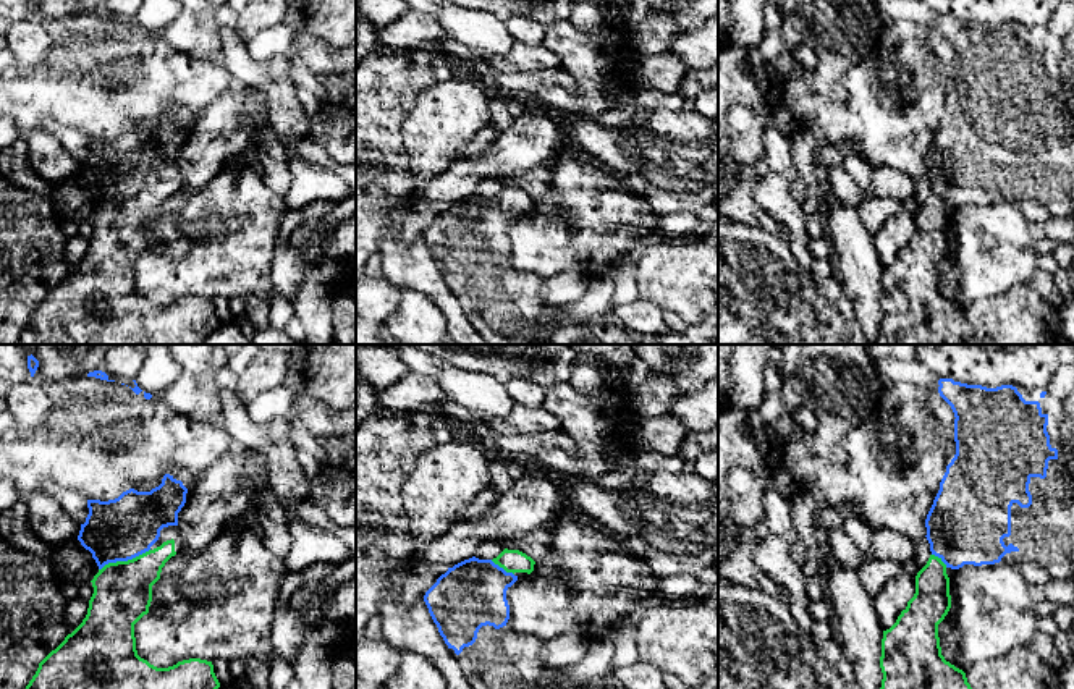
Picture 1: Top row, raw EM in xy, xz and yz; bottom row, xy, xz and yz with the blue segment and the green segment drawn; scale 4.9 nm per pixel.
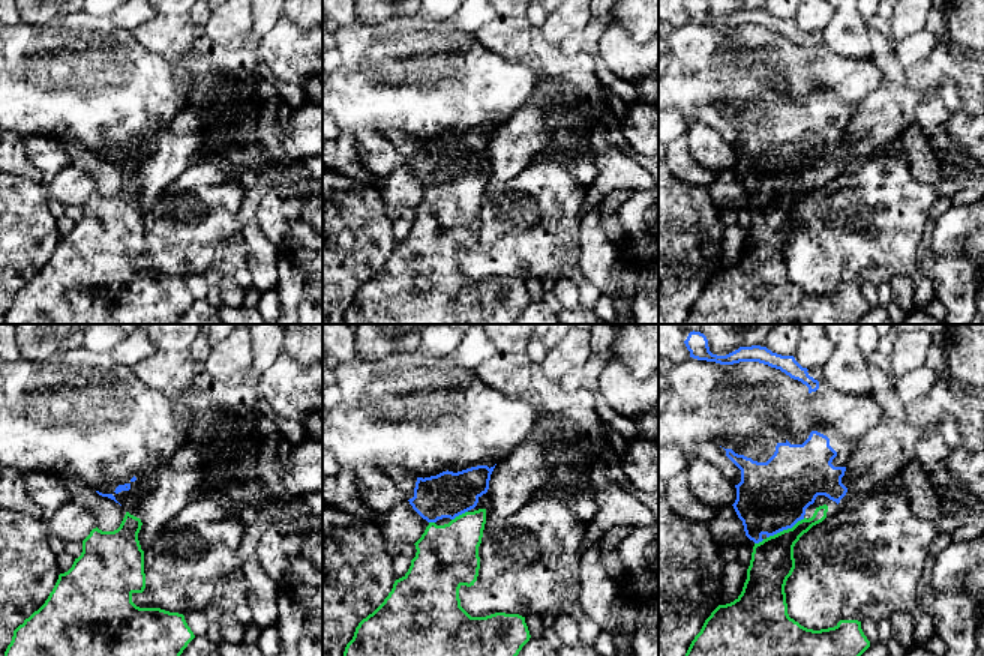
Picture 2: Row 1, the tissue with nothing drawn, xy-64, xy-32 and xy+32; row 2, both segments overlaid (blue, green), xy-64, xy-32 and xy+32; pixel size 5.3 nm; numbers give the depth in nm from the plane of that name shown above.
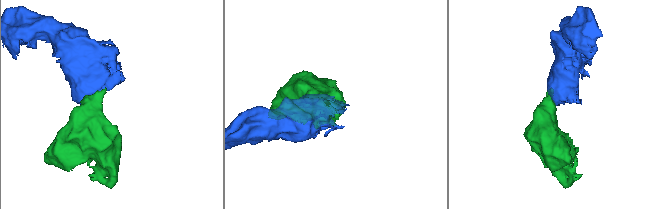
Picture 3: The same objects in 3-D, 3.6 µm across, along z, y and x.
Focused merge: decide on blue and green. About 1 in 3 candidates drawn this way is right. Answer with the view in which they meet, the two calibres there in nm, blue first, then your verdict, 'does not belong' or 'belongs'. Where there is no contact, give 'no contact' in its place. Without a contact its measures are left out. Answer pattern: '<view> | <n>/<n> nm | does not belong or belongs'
xy | 320/280 nm | belongs

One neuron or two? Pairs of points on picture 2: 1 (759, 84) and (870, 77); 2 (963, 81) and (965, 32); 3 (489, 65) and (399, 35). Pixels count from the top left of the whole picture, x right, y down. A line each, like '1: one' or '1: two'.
1: one
2: two
3: one

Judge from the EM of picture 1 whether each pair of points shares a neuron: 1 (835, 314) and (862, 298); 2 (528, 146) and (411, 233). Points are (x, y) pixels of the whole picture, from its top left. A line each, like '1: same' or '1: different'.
1: different
2: same

